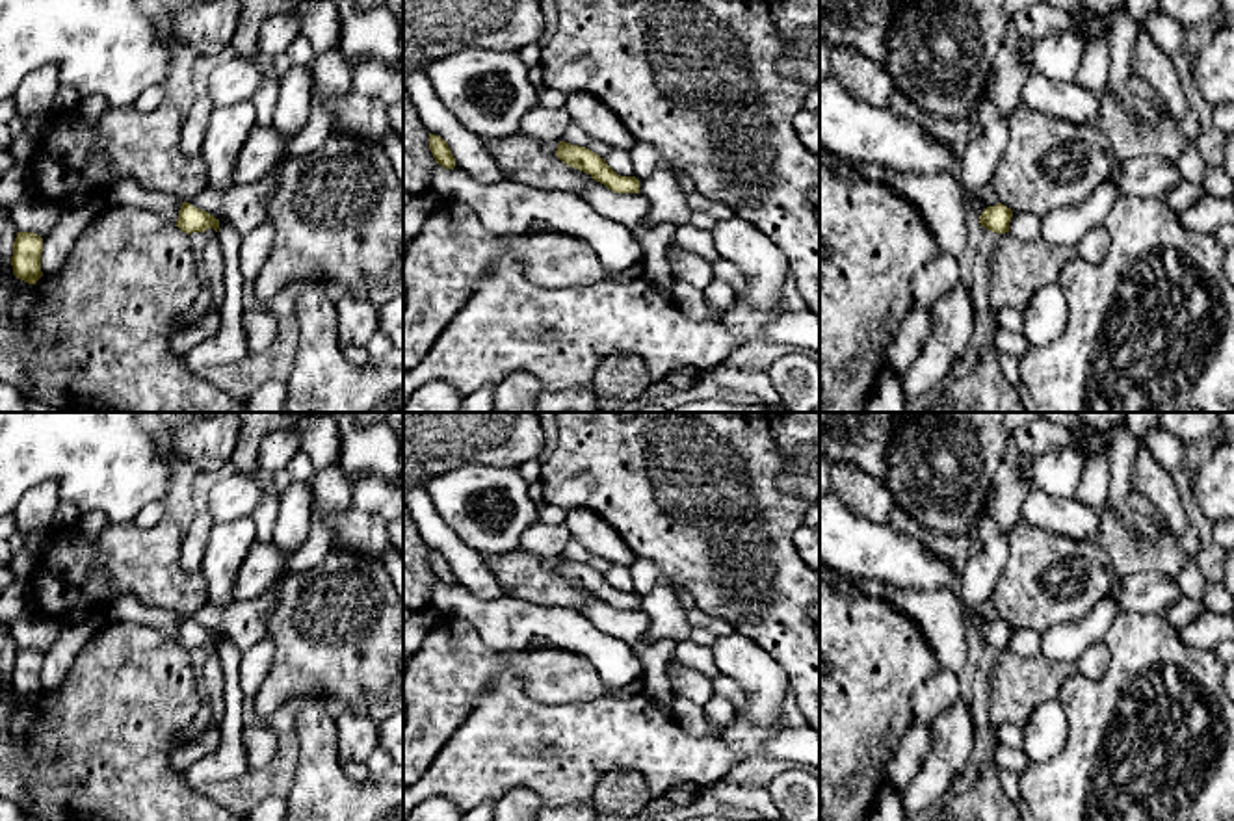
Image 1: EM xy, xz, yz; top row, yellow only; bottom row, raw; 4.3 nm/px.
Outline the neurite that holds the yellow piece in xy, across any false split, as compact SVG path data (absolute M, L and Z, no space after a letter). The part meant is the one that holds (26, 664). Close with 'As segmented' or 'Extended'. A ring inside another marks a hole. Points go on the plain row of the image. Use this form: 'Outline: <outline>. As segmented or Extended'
Outline: M17 648L13 658L13 691L28 700L35 700L41 693L43 654L33 648Z. As segmented

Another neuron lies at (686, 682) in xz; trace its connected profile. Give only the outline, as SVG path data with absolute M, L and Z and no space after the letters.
M671 659L669 665L673 667L673 671L669 672L673 693L686 697L693 704L704 708L715 695L712 680L676 659Z

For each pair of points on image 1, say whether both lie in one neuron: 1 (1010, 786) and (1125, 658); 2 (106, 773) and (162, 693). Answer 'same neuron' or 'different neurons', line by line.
1: different neurons
2: same neuron

